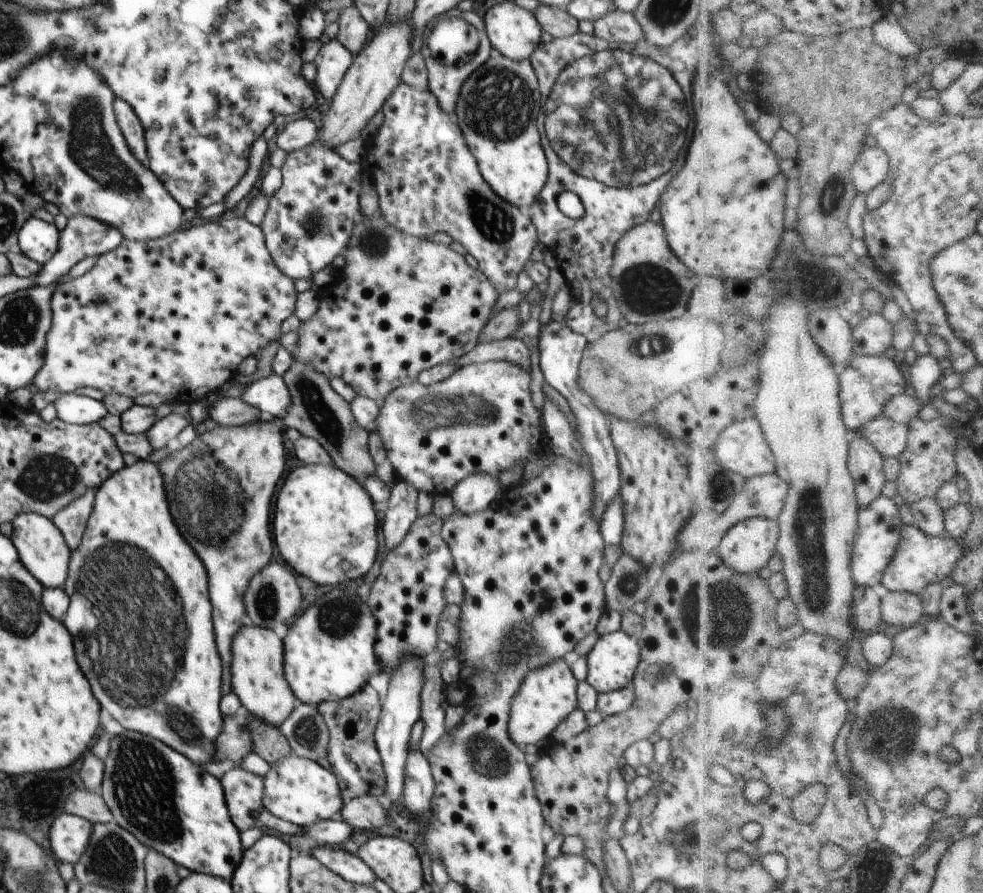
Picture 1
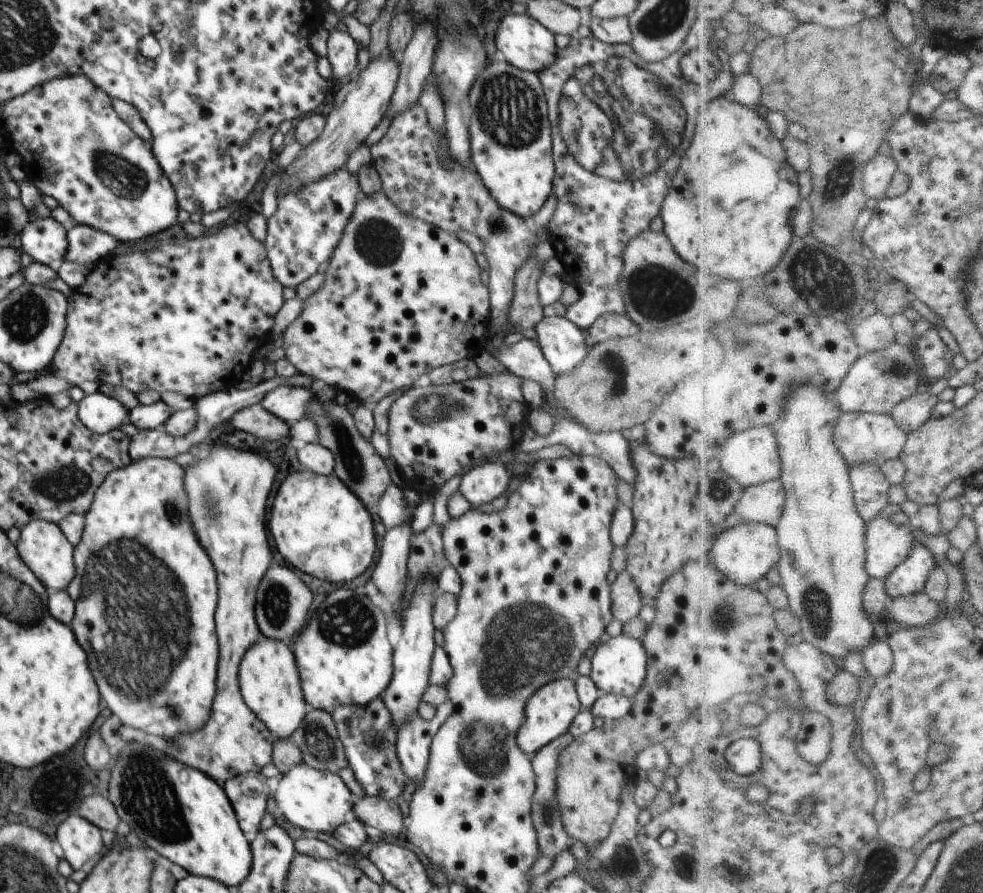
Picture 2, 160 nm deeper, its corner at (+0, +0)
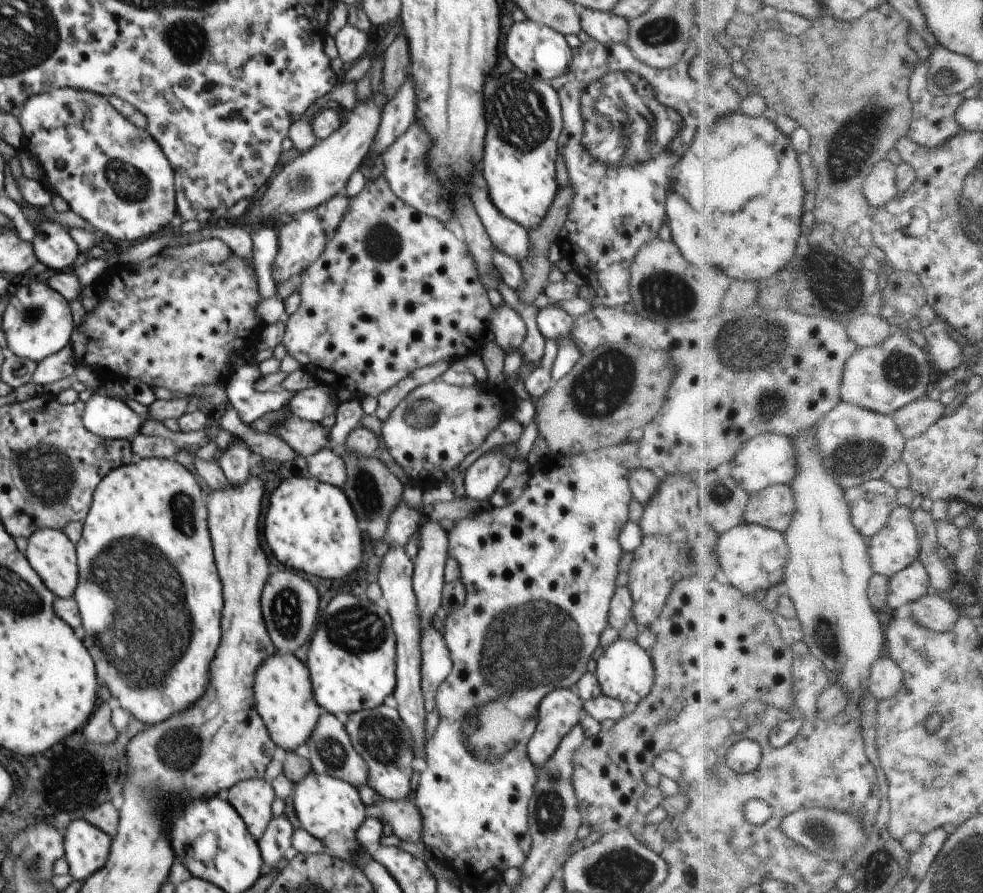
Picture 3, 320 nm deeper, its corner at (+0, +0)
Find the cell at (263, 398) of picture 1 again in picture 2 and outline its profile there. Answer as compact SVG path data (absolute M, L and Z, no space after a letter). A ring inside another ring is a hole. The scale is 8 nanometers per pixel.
M284 384L284 386L278 386L276 390L268 392L260 406L264 410L268 410L270 414L274 414L276 418L284 420L288 427L292 427L301 418L304 418L308 406L311 404L312 400L312 389L306 389L300 386L289 386Z

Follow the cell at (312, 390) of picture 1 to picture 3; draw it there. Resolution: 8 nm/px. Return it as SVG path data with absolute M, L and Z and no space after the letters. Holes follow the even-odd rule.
M345 448L340 452L345 462L347 479L343 486L344 494L353 506L359 527L373 542L385 541L390 515L403 500L404 485L378 458L345 456Z

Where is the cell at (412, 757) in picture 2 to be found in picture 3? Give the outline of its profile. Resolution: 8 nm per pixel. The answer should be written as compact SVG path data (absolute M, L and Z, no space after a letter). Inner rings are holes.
M392 545L382 560L377 582L382 590L382 599L387 602L397 640L395 672L397 683L393 696L398 703L397 711L400 718L412 733L415 742L414 754L416 757L422 757L425 754L424 746L427 740L424 731L427 712L424 709L424 694L421 689L421 616L413 589L413 566L413 560L406 556L404 547Z

